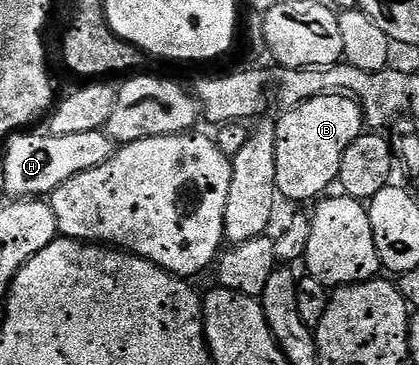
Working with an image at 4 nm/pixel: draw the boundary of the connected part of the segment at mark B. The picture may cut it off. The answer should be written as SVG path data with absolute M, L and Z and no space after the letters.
M329 92L285 109L283 113L274 122L276 193L281 199L311 203L327 195L331 186L337 185L346 148L350 148L350 144L365 133L364 111L355 98L339 92Z

